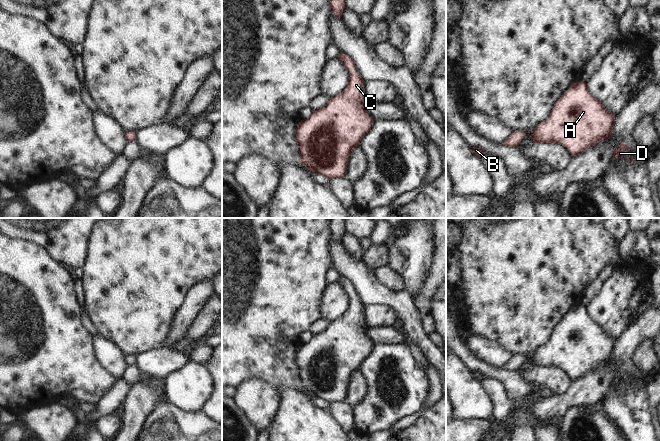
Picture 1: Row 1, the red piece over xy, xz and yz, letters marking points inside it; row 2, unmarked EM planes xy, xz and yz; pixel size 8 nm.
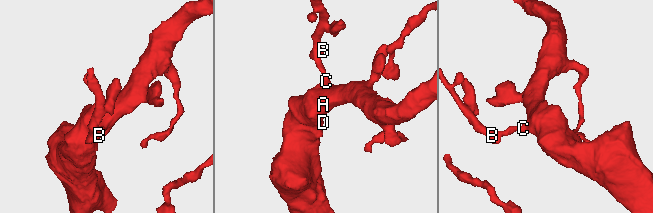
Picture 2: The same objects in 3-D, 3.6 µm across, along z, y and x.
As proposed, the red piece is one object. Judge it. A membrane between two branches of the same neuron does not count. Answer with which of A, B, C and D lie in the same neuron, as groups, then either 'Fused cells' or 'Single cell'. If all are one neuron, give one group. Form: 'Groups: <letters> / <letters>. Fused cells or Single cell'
Groups: A B C D. Single cell.

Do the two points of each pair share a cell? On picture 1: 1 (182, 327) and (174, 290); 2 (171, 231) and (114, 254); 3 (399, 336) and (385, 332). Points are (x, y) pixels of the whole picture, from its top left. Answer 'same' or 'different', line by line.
1: different
2: same
3: same

